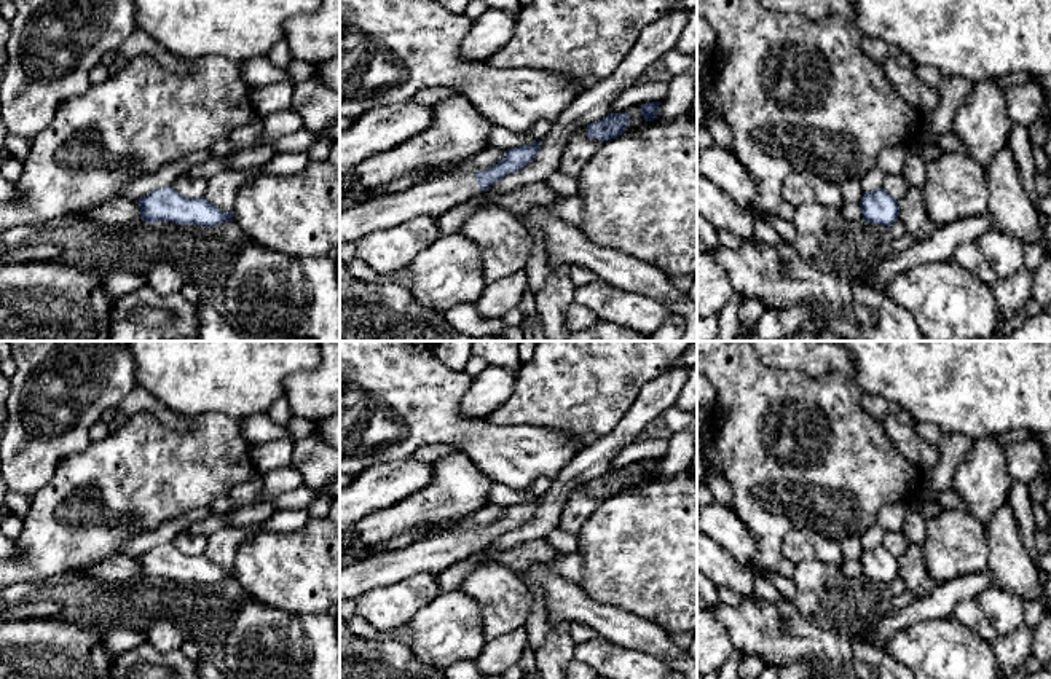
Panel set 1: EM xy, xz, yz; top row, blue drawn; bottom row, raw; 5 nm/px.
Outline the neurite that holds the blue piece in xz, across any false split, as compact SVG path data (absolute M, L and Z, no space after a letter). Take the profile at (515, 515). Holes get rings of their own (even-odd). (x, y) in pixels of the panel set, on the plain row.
M541 497L509 505L506 513L486 528L464 532L447 531L405 548L376 553L340 567L340 599L354 599L370 588L389 585L418 572L437 575L456 561L486 548L494 539L523 526L539 507Z

